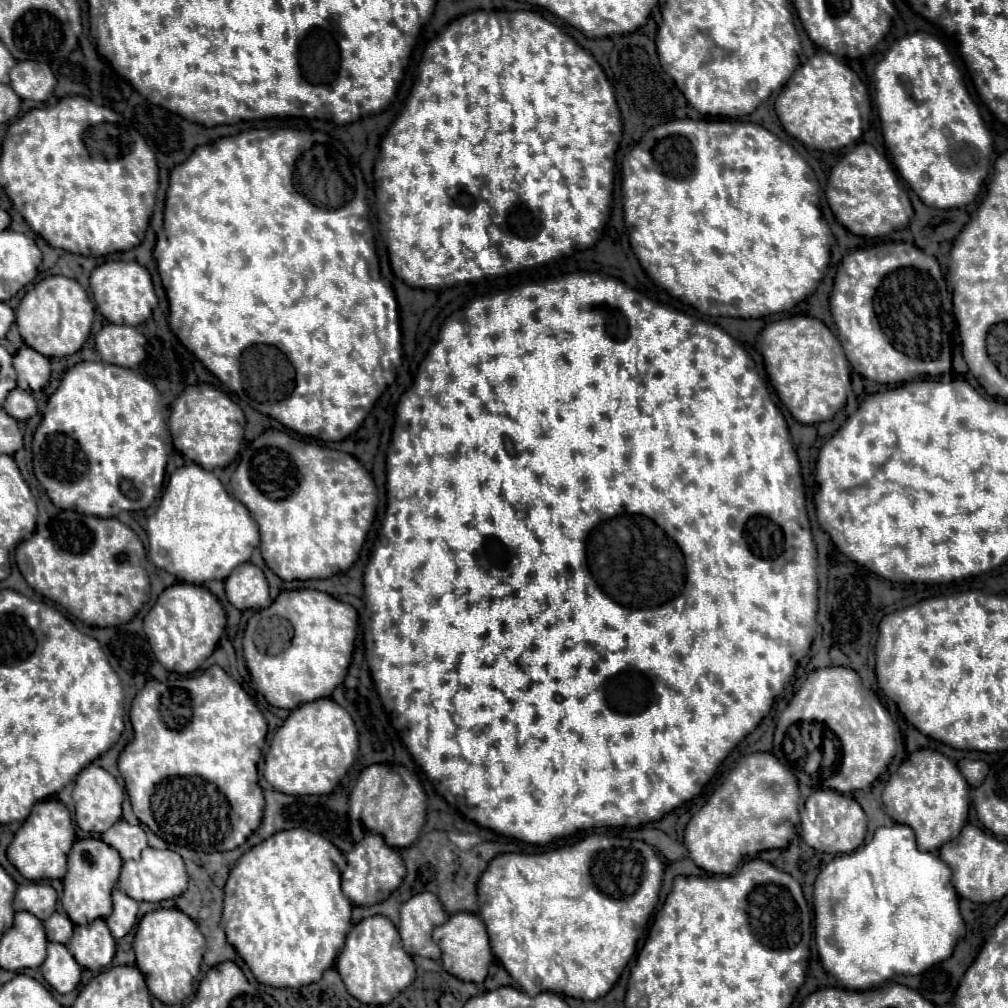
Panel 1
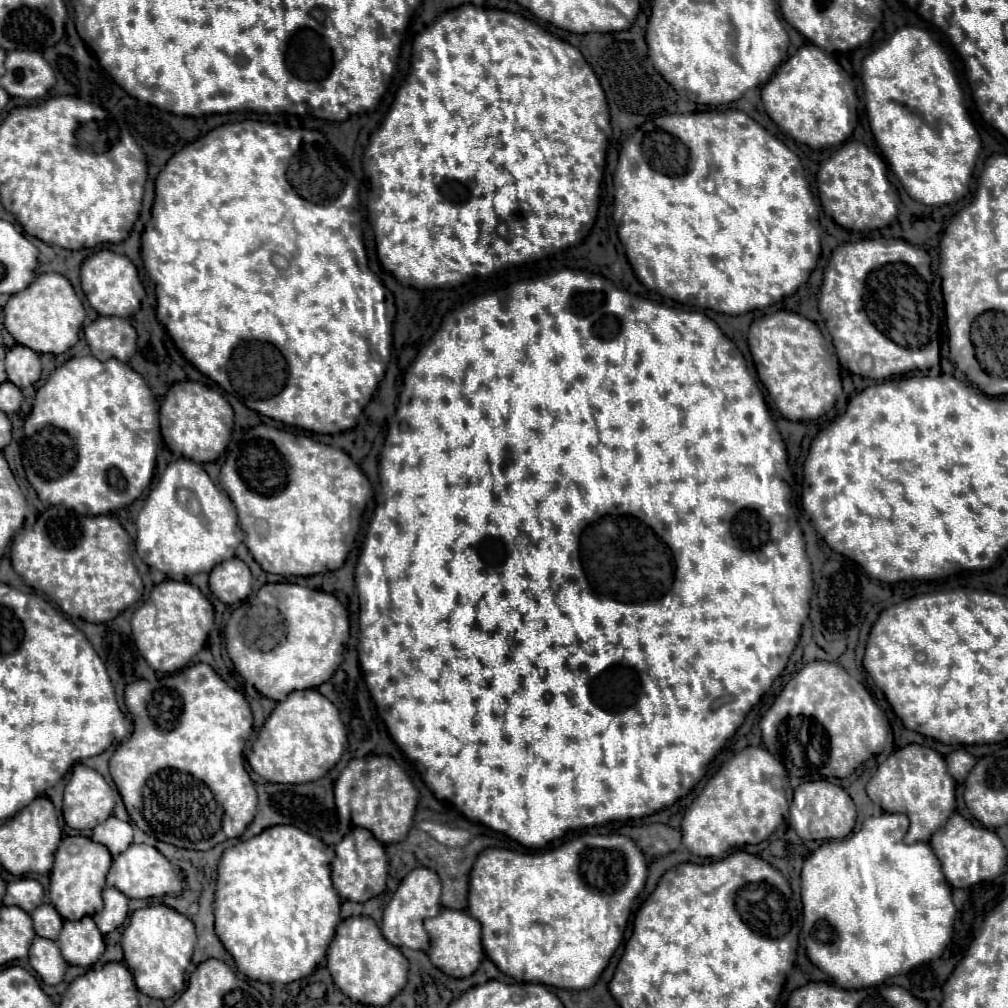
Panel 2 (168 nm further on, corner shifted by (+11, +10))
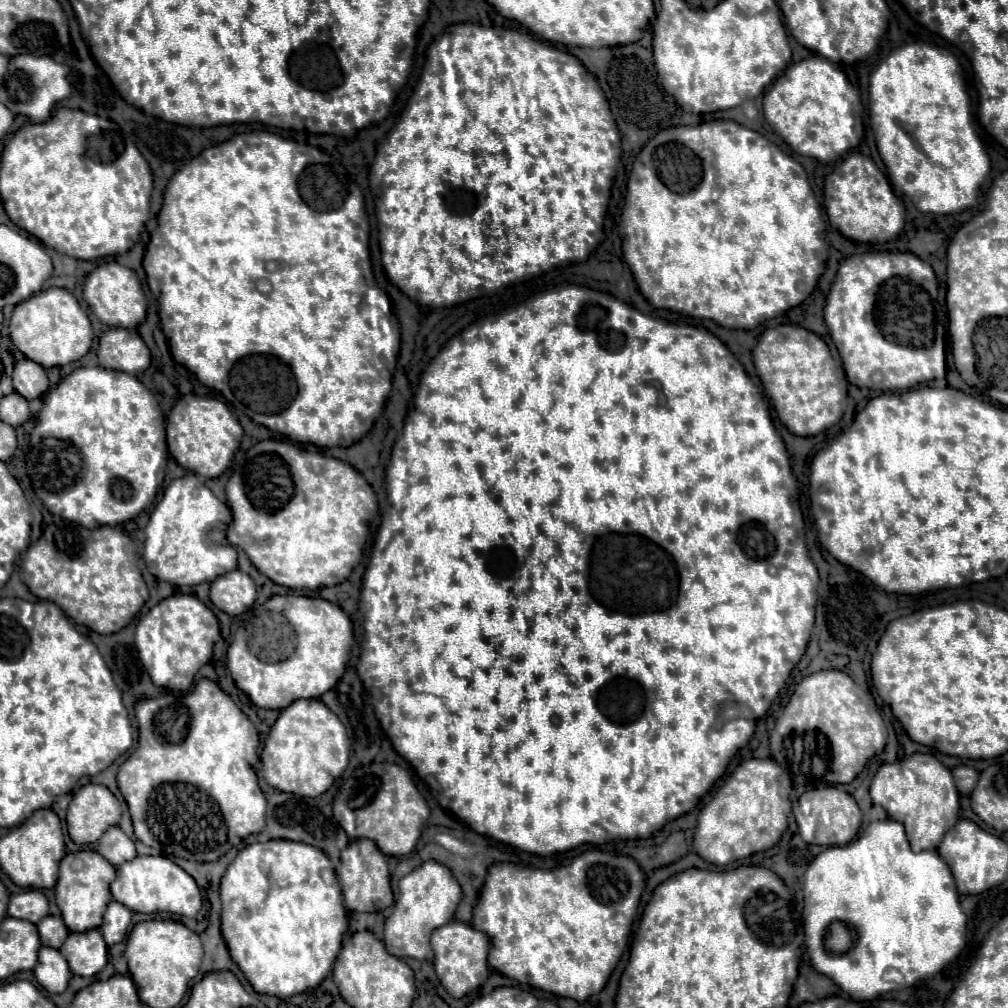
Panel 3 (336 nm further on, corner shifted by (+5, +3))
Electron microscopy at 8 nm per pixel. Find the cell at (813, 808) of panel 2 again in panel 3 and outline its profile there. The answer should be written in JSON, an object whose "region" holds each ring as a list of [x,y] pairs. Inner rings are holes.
{"region":[[[832,785],[806,791],[798,801],[796,823],[798,823],[800,835],[806,843],[846,845],[856,837],[856,833],[860,829],[860,821],[862,821],[862,811],[860,811],[858,803],[854,801],[854,797]]]}

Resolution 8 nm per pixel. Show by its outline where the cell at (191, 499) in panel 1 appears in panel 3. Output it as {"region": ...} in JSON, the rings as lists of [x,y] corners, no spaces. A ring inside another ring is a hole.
{"region":[[[194,473],[174,479],[166,487],[162,501],[156,505],[144,529],[144,561],[148,571],[160,581],[182,587],[204,581],[210,583],[216,577],[236,569],[236,549],[224,535],[212,535],[216,529],[224,531],[230,521],[230,509],[208,487],[204,487]]]}

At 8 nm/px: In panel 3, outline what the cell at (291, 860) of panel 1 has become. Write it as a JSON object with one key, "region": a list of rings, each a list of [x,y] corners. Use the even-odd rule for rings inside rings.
{"region":[[[286,839],[252,843],[228,865],[220,899],[222,937],[254,991],[292,997],[318,987],[332,971],[348,913],[334,867],[320,849]]]}

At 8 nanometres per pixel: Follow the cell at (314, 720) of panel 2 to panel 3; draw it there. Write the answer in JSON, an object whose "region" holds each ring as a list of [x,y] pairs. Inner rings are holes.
{"region":[[[300,699],[280,713],[262,751],[262,773],[268,785],[300,797],[322,795],[348,767],[348,737],[342,721],[320,699]]]}

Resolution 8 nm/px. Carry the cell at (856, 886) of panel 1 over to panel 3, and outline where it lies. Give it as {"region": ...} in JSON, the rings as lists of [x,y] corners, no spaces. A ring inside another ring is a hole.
{"region":[[[884,819],[884,821],[874,821],[866,827],[866,831],[850,841],[848,845],[842,847],[828,847],[824,849],[808,867],[806,871],[806,881],[804,881],[804,933],[806,933],[806,949],[812,959],[812,967],[820,973],[830,977],[842,991],[846,991],[854,1001],[870,1001],[878,997],[880,993],[896,991],[896,989],[906,989],[912,987],[916,981],[930,979],[938,971],[942,971],[952,959],[958,957],[958,953],[964,947],[964,937],[966,937],[966,915],[960,909],[958,901],[958,891],[954,885],[954,877],[944,863],[944,859],[936,851],[920,851],[914,853],[908,845],[904,825],[894,821],[894,819]]]}

